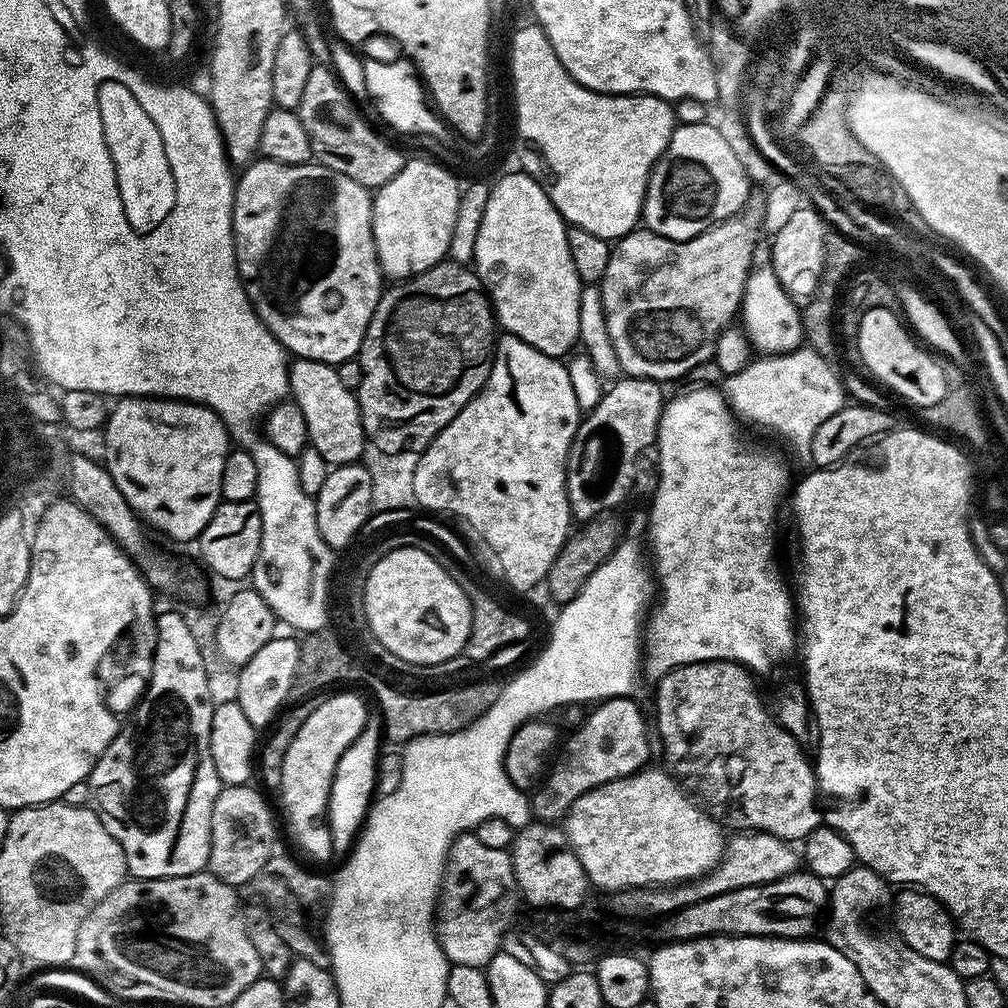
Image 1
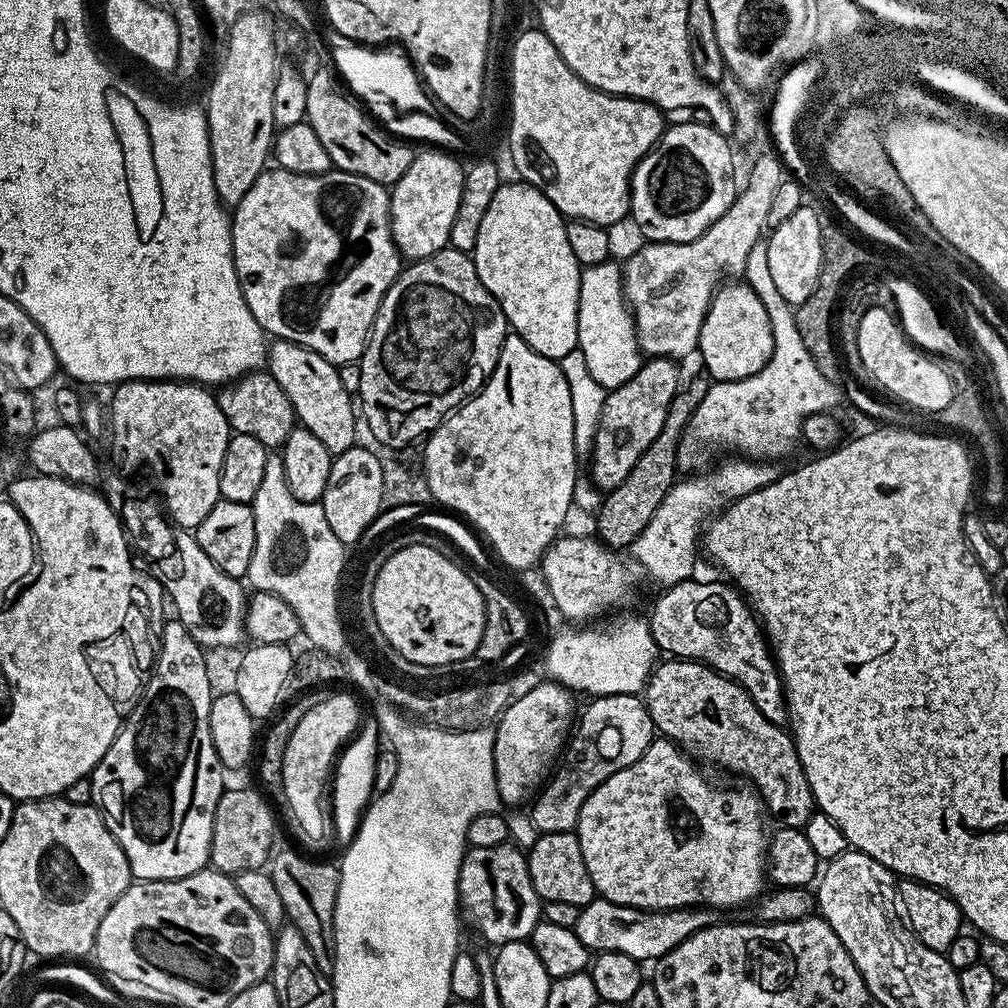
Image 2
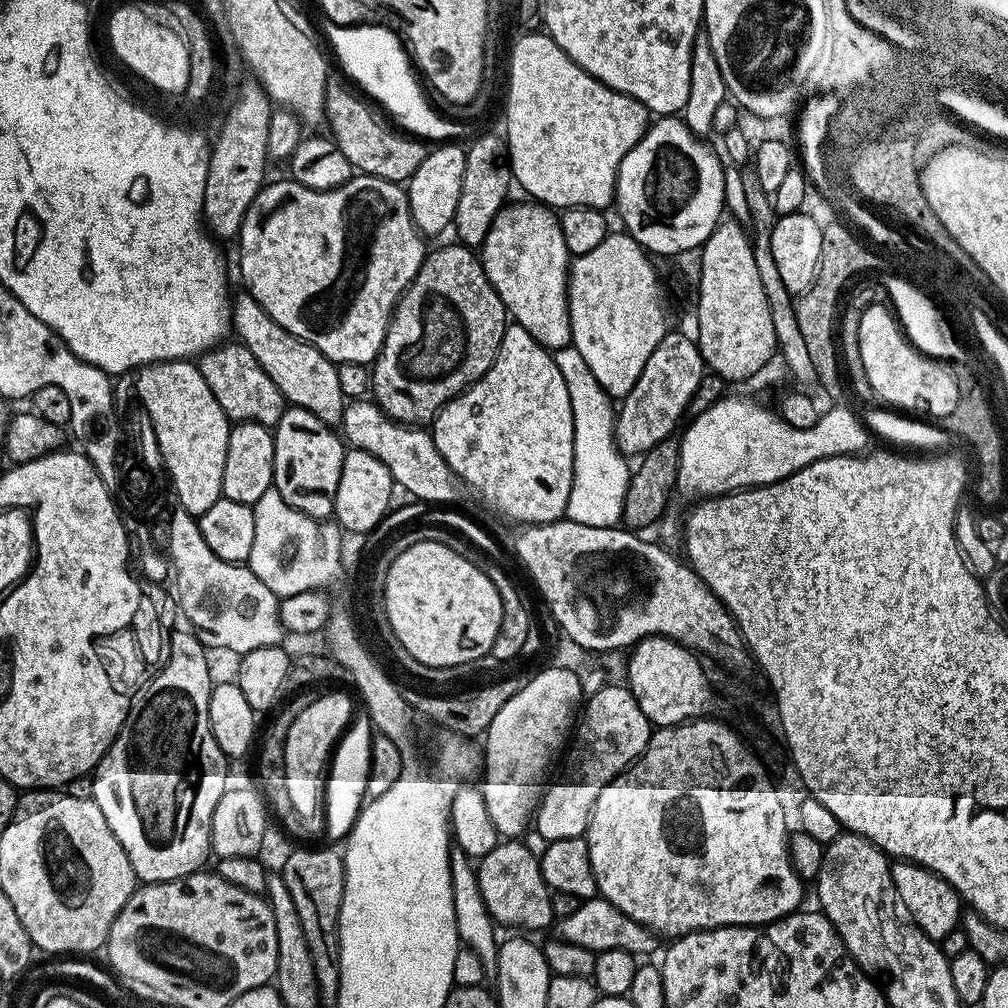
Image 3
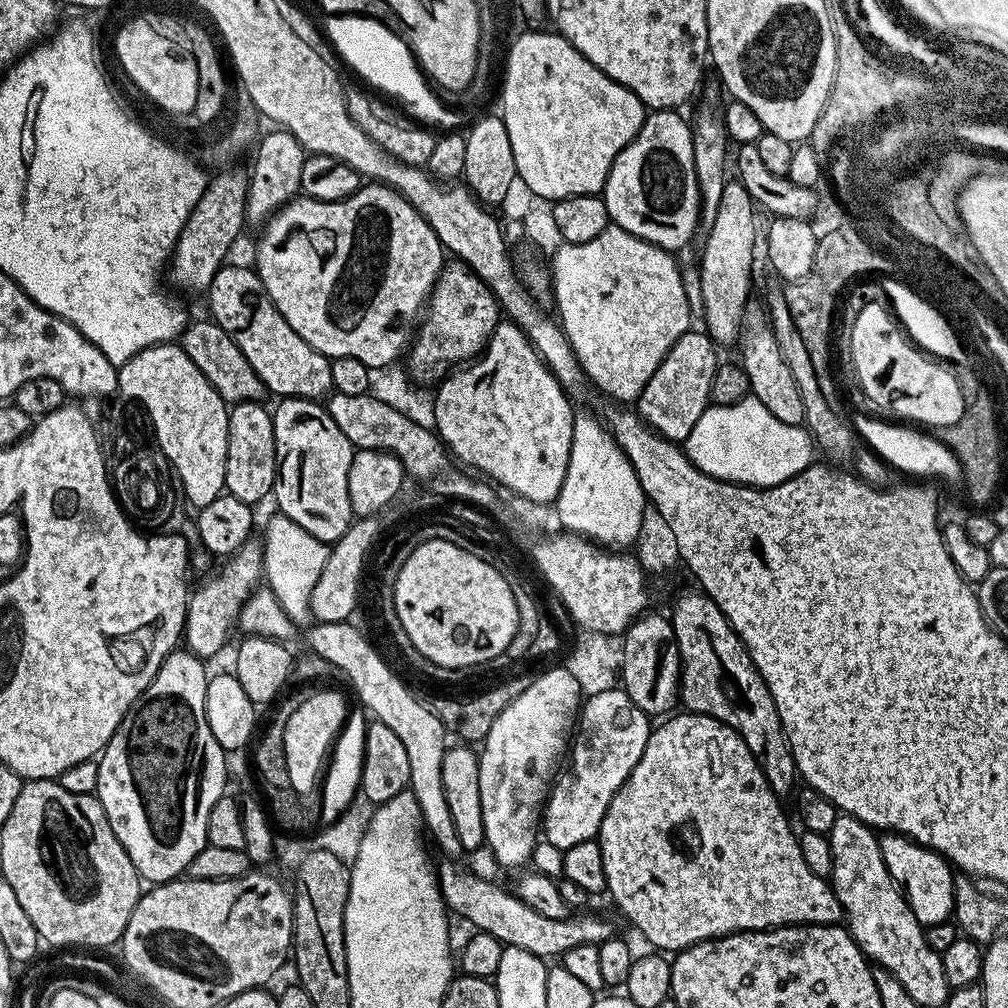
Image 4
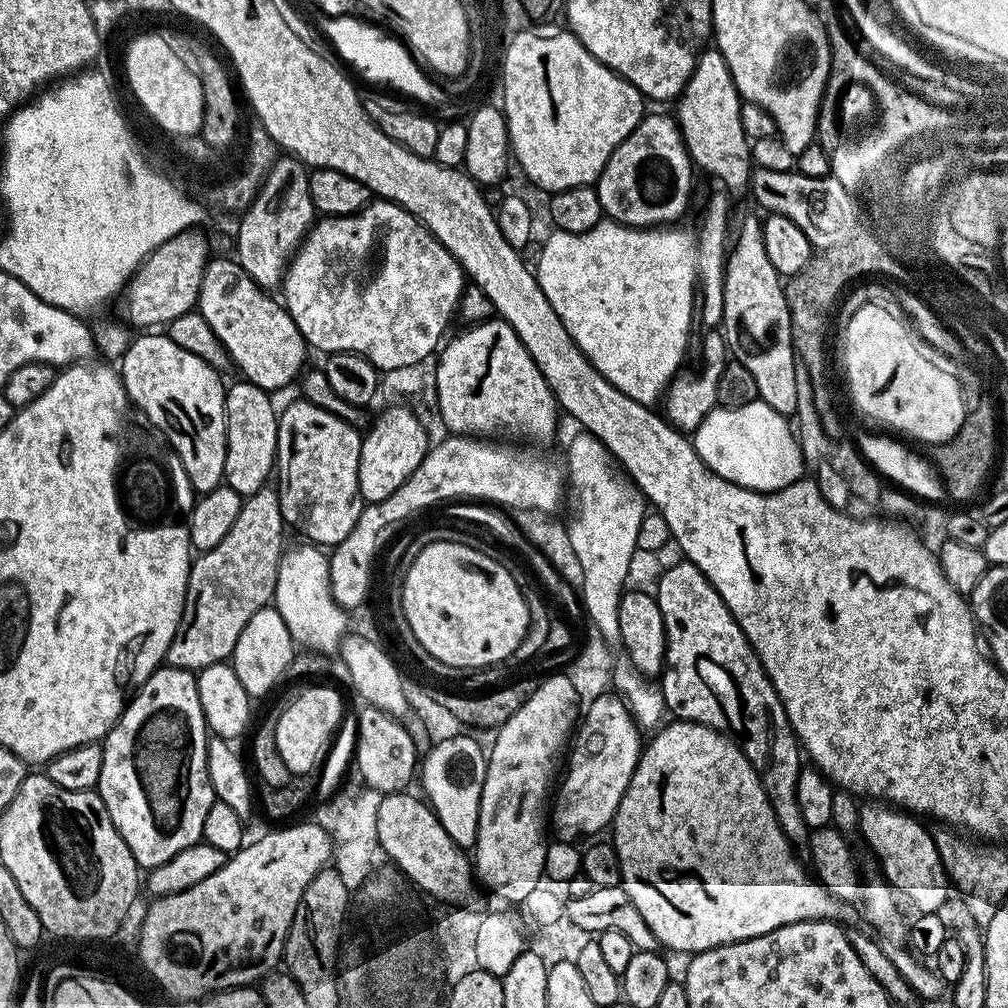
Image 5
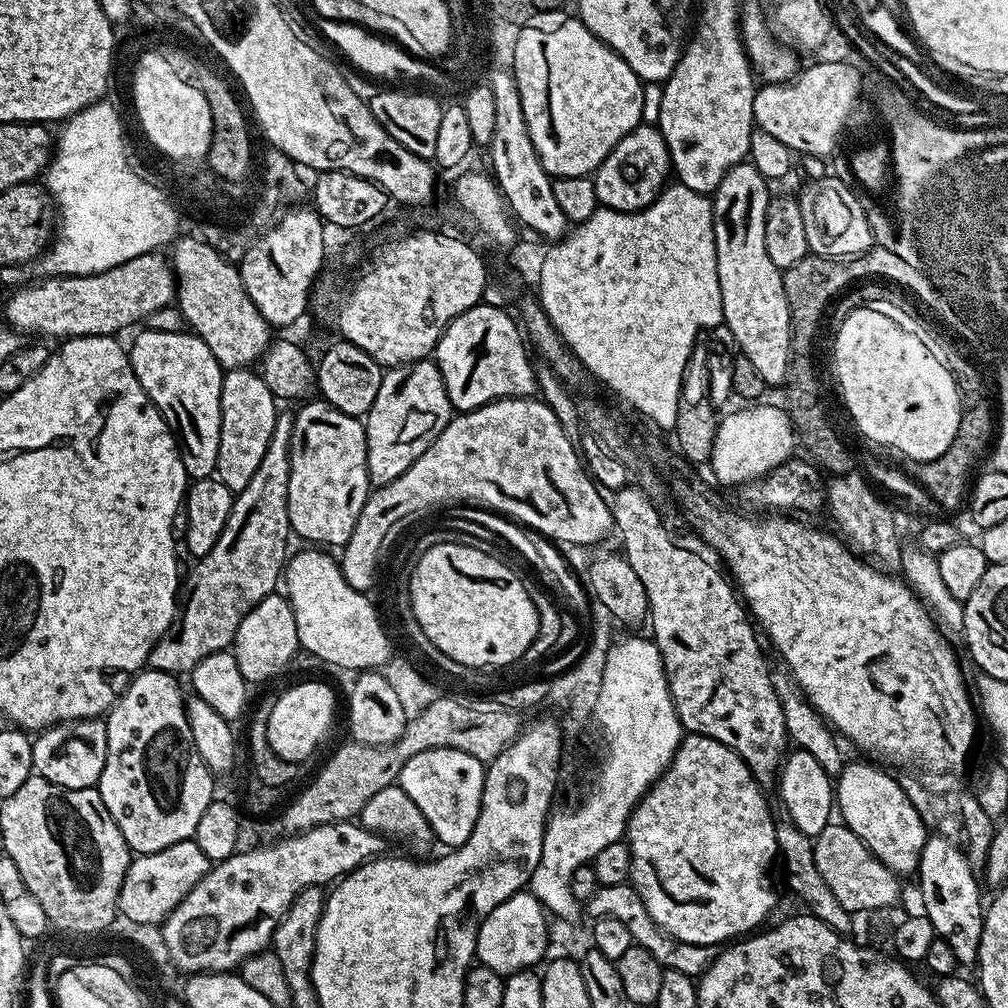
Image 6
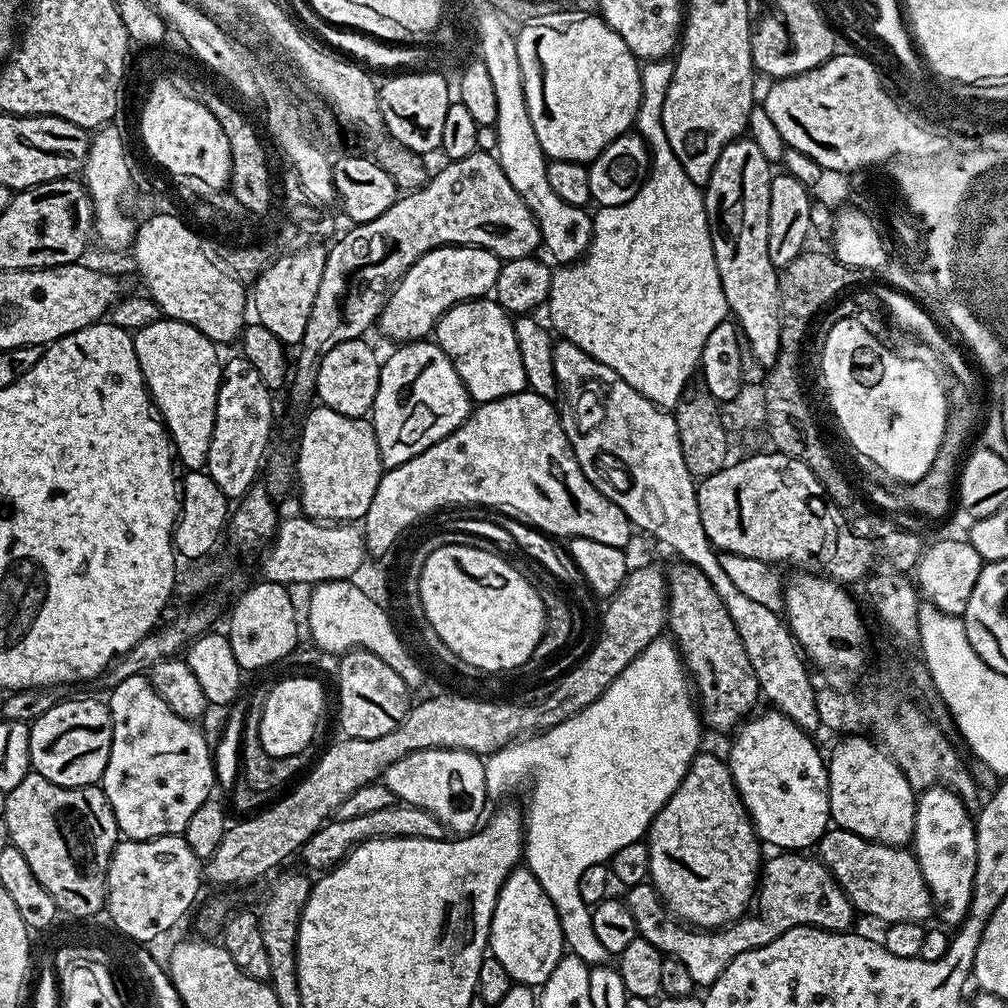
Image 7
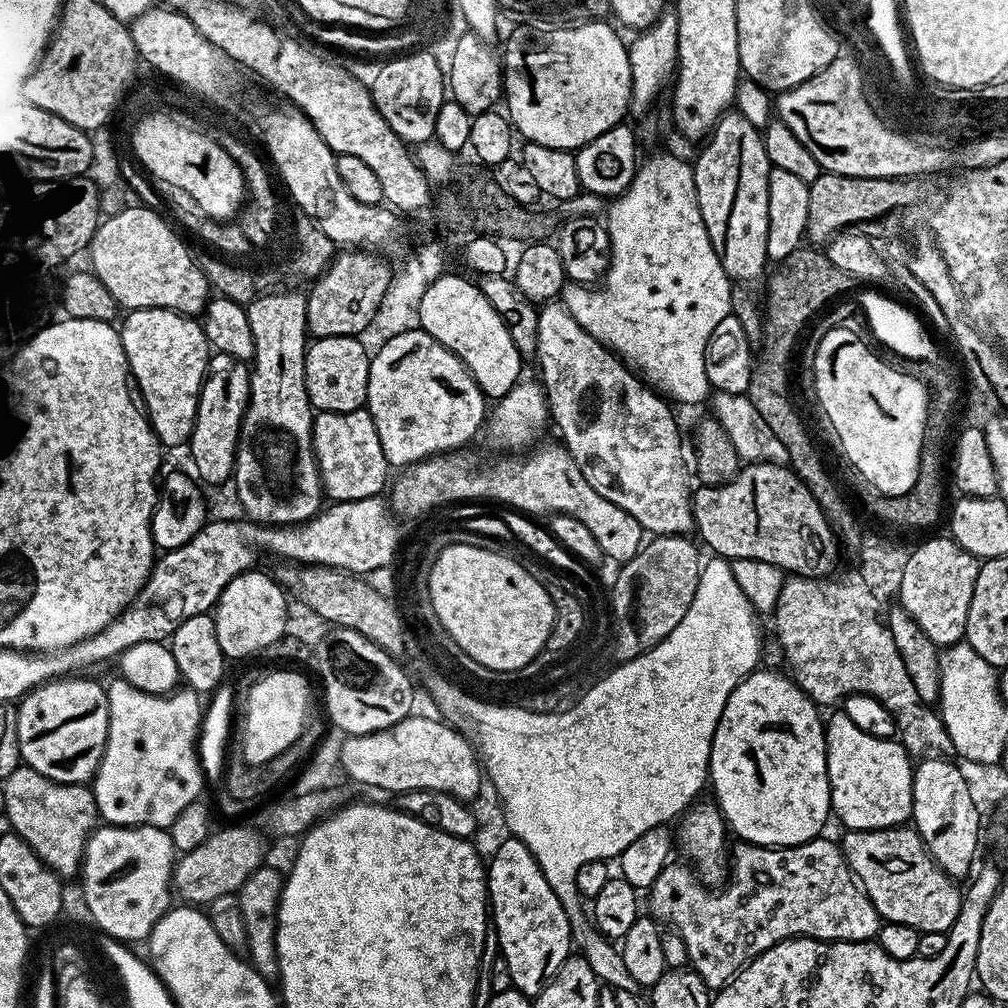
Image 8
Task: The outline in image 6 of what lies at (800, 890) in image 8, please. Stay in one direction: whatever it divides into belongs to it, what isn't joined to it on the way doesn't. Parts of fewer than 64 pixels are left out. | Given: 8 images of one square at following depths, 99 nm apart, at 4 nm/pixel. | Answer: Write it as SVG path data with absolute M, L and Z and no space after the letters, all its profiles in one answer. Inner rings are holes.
M631 883L597 888L596 893L586 902L586 912L589 912L592 918L605 916L622 922L622 926L626 926L630 930L633 944L642 946L642 950L650 950L650 954L654 954L654 958L658 958L658 962L665 969L678 970L682 974L696 978L710 963L707 947L698 944L683 944L681 940L675 940L657 926L654 918L650 918L642 898L636 893L636 889L632 887Z

